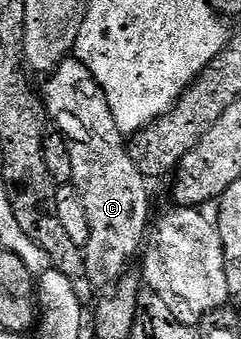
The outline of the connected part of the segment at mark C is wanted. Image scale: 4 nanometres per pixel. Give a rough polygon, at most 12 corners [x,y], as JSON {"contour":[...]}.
{"contour":[[78,58],[42,89],[71,145],[96,289],[140,255],[148,181]]}

